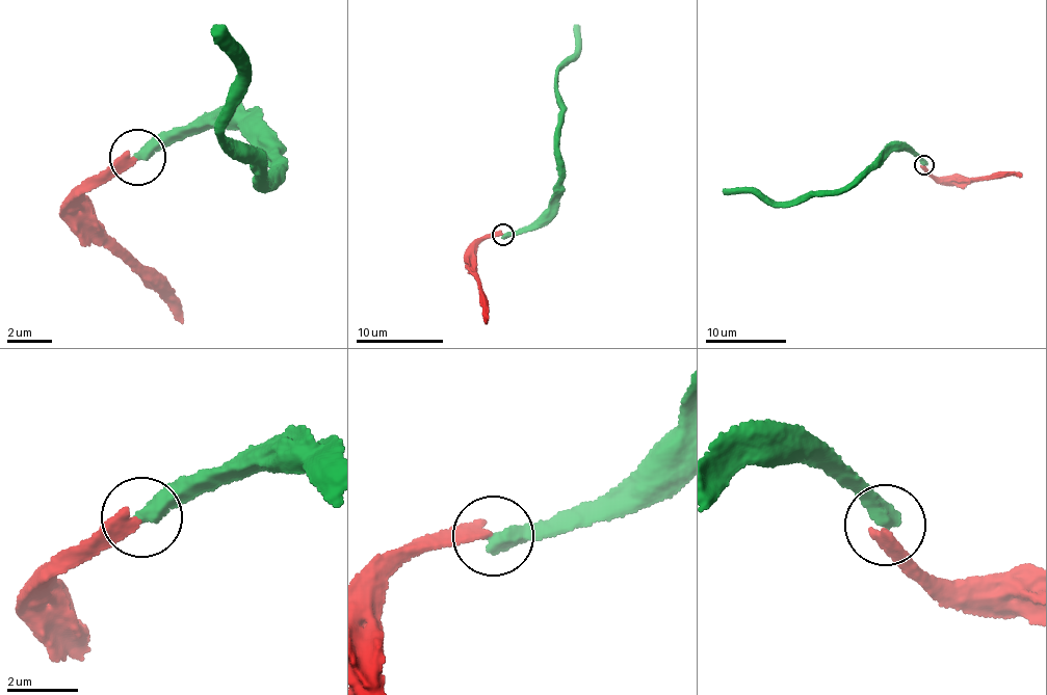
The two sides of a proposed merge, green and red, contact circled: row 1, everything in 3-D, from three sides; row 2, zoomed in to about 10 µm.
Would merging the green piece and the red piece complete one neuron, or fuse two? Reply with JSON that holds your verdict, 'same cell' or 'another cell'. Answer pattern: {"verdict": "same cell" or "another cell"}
{"verdict": "another cell"}

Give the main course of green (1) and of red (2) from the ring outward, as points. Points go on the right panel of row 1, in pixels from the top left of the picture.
1: (924, 165), (911, 149), (898, 149), (837, 189), (773, 204), (752, 189), (723, 190)
2: (924, 165), (933, 176), (945, 181), (1021, 177)

